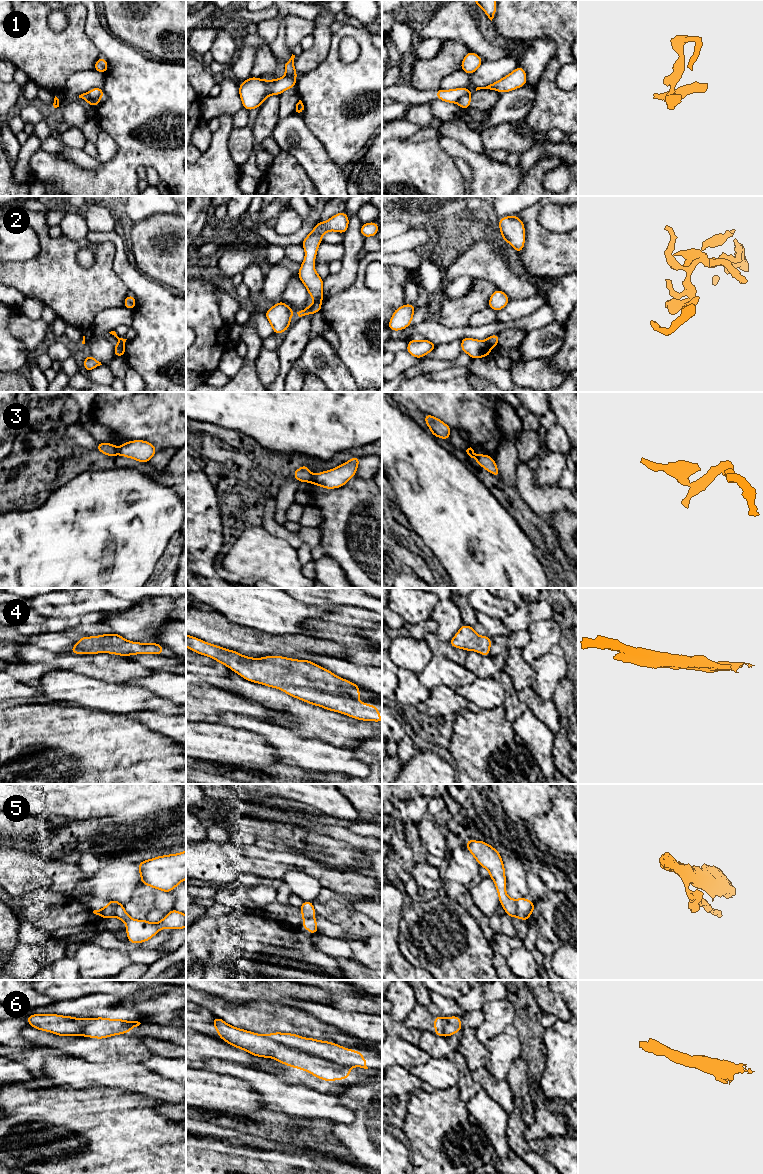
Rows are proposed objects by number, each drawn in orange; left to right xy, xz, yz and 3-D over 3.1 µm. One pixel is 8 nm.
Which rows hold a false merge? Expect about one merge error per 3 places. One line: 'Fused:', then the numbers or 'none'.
Fused: 1, 2, 3, 5, 6

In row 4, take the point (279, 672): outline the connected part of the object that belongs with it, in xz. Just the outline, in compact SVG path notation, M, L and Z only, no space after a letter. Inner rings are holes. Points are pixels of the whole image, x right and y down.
M188 634L186 647L215 659L248 681L281 689L294 698L357 720L382 723L377 706L357 700L358 685L311 661L282 656L247 657Z

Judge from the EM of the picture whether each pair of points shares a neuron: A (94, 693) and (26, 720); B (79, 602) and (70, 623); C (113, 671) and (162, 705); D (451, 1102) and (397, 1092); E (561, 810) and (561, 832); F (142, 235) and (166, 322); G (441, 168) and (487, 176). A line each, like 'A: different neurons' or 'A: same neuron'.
A: different neurons
B: different neurons
C: different neurons
D: different neurons
E: same neuron
F: different neurons
G: different neurons

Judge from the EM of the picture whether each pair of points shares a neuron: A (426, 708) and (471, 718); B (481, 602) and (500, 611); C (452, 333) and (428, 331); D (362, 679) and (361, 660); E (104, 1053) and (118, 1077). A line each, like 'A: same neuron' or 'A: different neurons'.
A: different neurons
B: same neuron
C: same neuron
D: different neurons
E: different neurons

